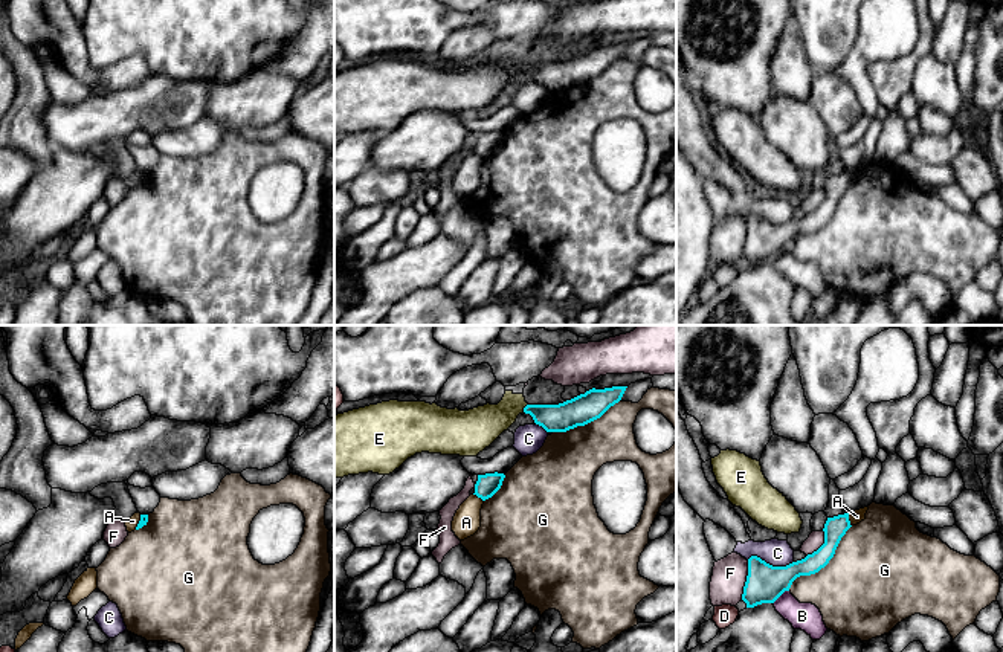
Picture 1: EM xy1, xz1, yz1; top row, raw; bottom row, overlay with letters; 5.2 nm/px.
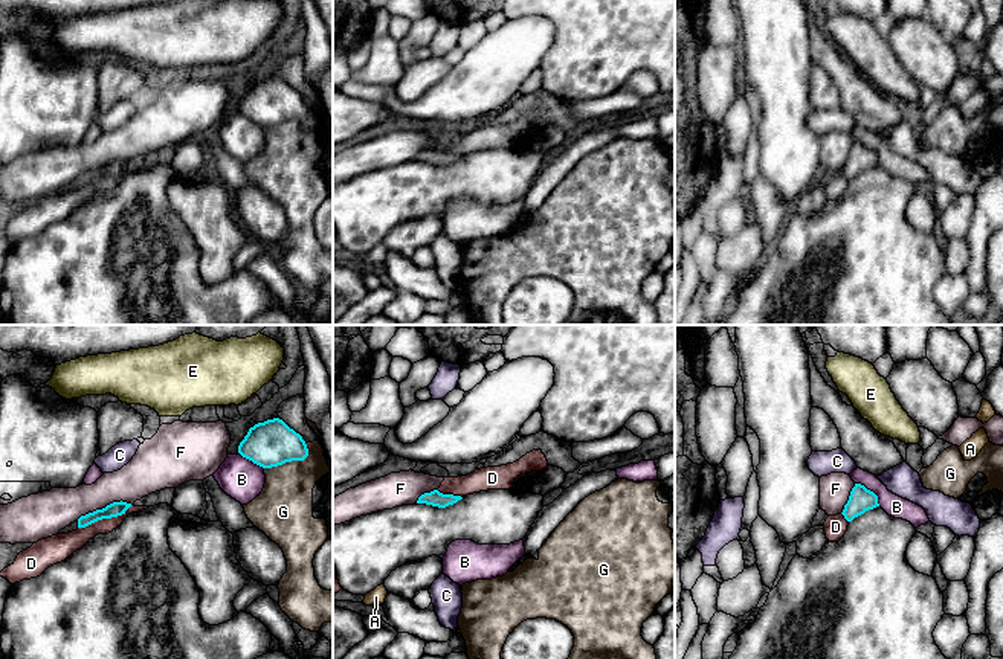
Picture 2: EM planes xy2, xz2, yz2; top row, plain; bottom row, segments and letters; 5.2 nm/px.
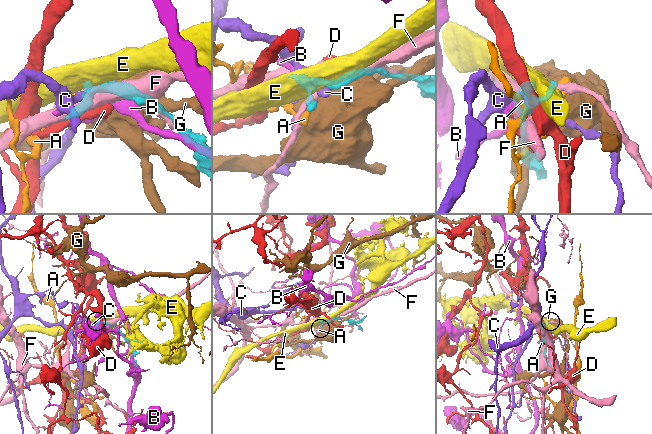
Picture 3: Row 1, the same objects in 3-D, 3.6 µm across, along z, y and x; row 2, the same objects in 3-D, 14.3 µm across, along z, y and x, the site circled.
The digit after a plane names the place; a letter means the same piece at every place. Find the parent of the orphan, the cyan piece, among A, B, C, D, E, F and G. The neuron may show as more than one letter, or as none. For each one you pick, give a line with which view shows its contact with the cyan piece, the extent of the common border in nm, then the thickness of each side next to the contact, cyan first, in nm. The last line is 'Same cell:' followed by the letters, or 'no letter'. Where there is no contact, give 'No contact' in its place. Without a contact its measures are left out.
Same cell: no letter

